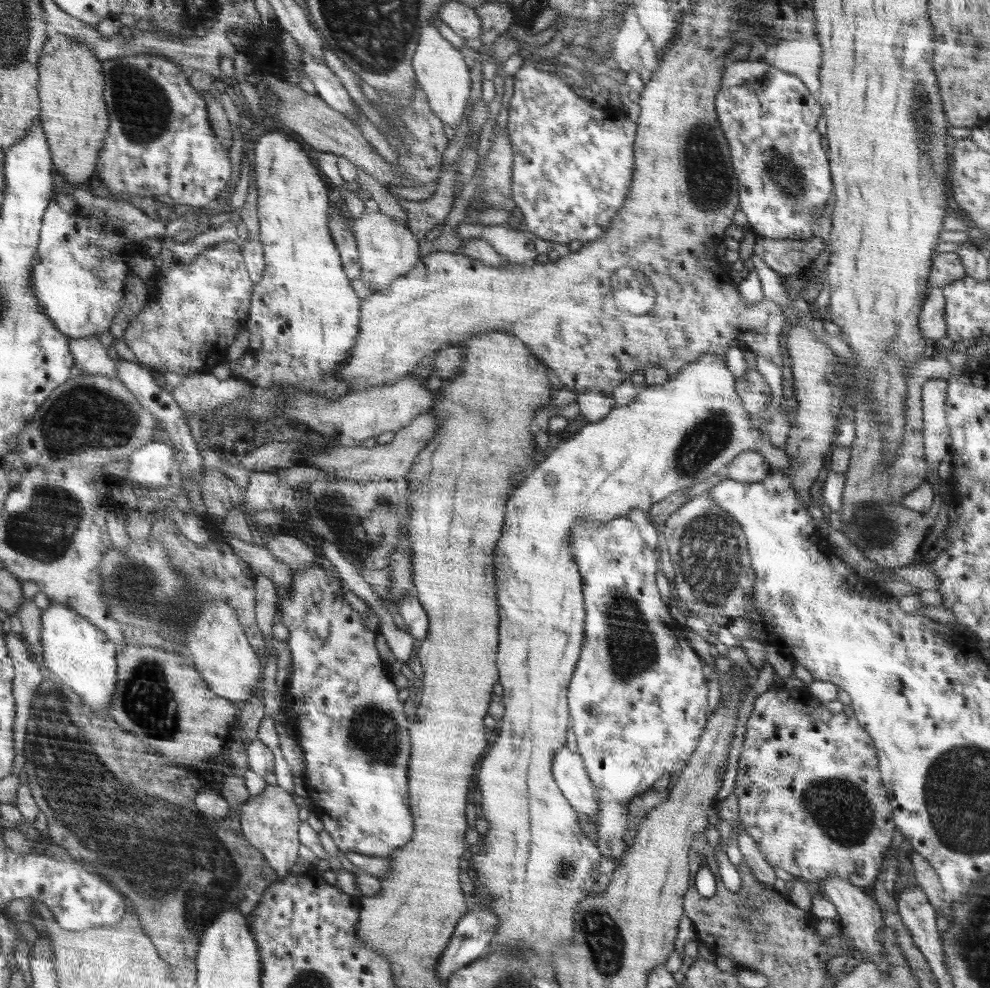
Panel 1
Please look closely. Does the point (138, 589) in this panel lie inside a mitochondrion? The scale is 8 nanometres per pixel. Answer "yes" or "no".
yes

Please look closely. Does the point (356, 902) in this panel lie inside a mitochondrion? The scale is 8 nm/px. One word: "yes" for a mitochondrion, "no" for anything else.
no

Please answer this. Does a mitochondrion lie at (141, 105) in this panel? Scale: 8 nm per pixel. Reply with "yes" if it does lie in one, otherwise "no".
yes

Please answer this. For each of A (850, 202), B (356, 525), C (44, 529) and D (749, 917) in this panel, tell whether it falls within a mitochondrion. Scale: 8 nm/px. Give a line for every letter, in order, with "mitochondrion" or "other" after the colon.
A: other
B: mitochondrion
C: mitochondrion
D: mitochondrion

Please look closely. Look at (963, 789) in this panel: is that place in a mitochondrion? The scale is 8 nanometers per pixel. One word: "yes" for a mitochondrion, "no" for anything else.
yes

